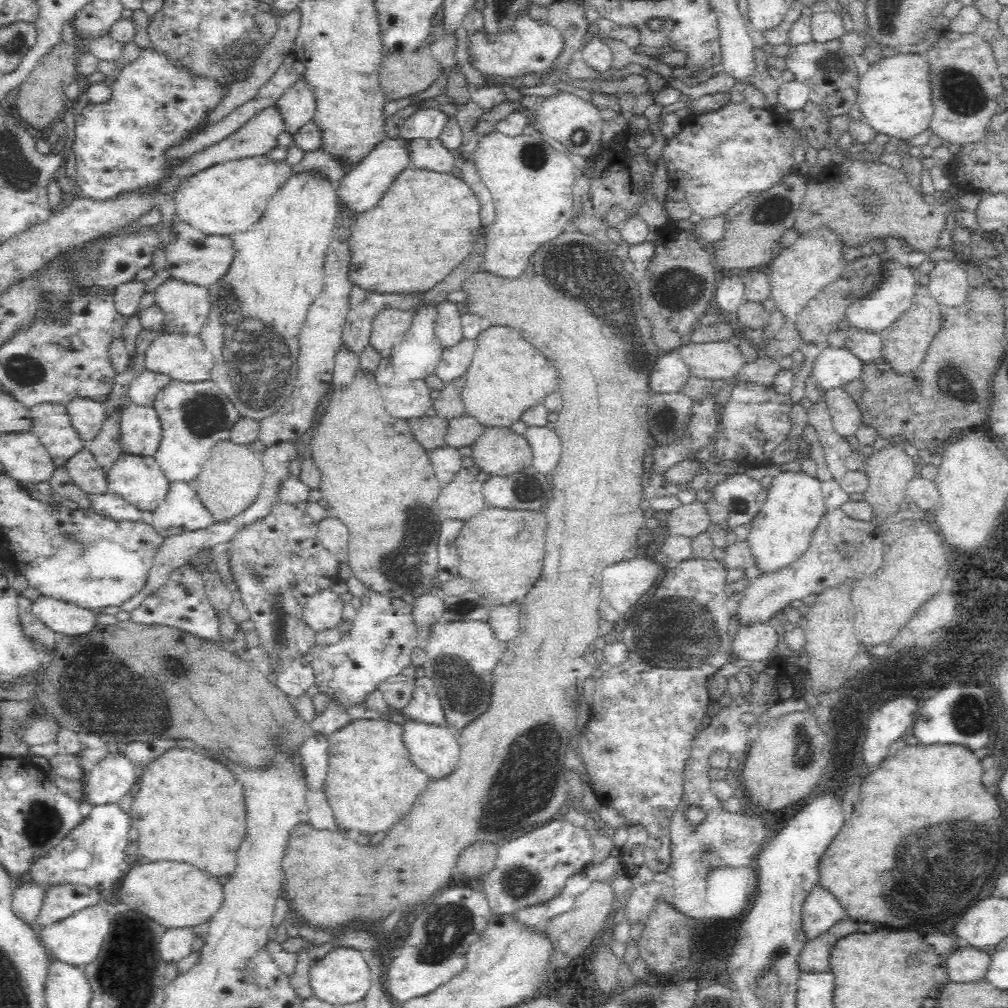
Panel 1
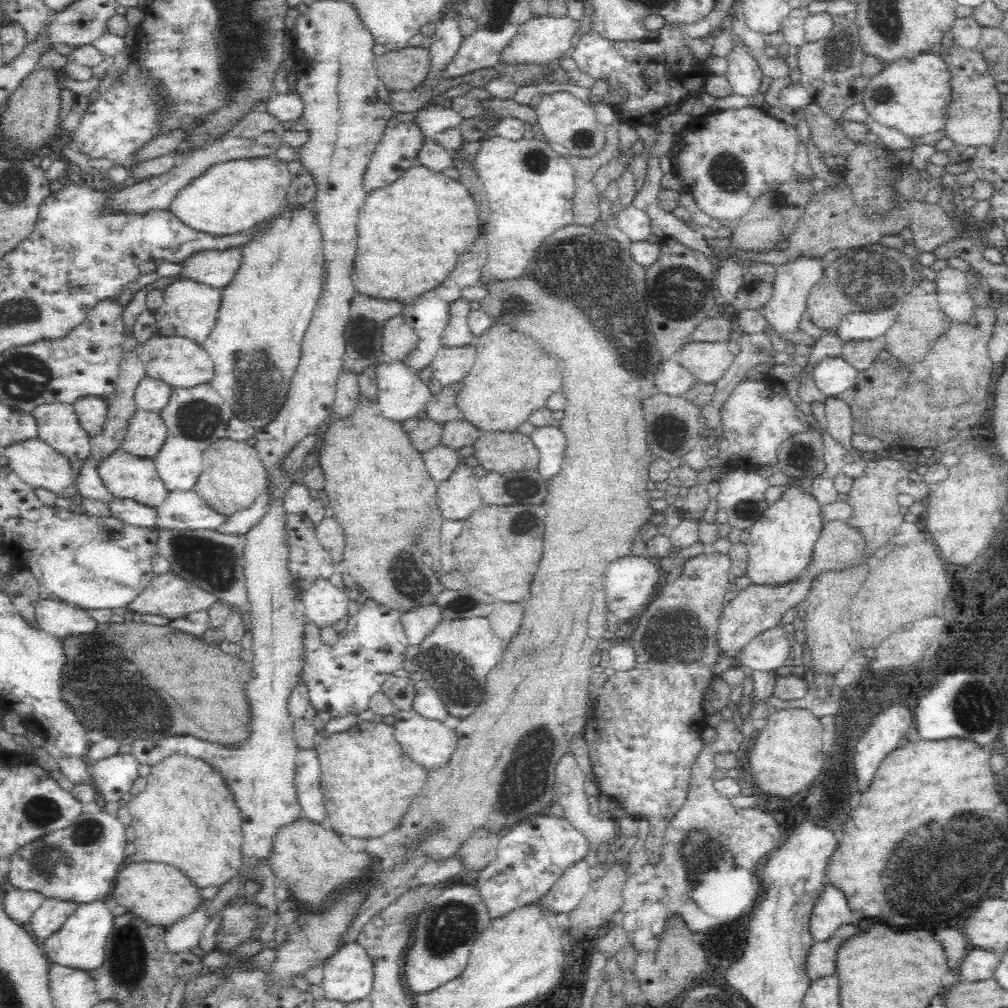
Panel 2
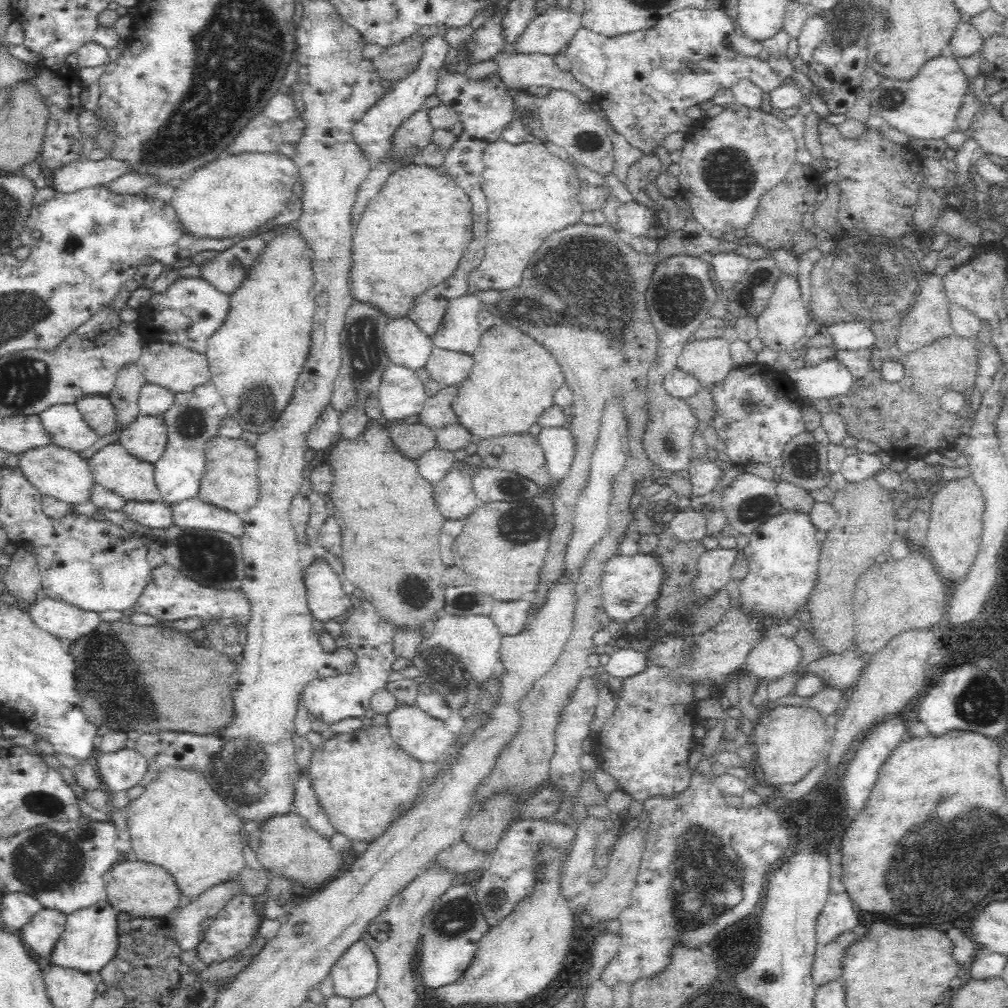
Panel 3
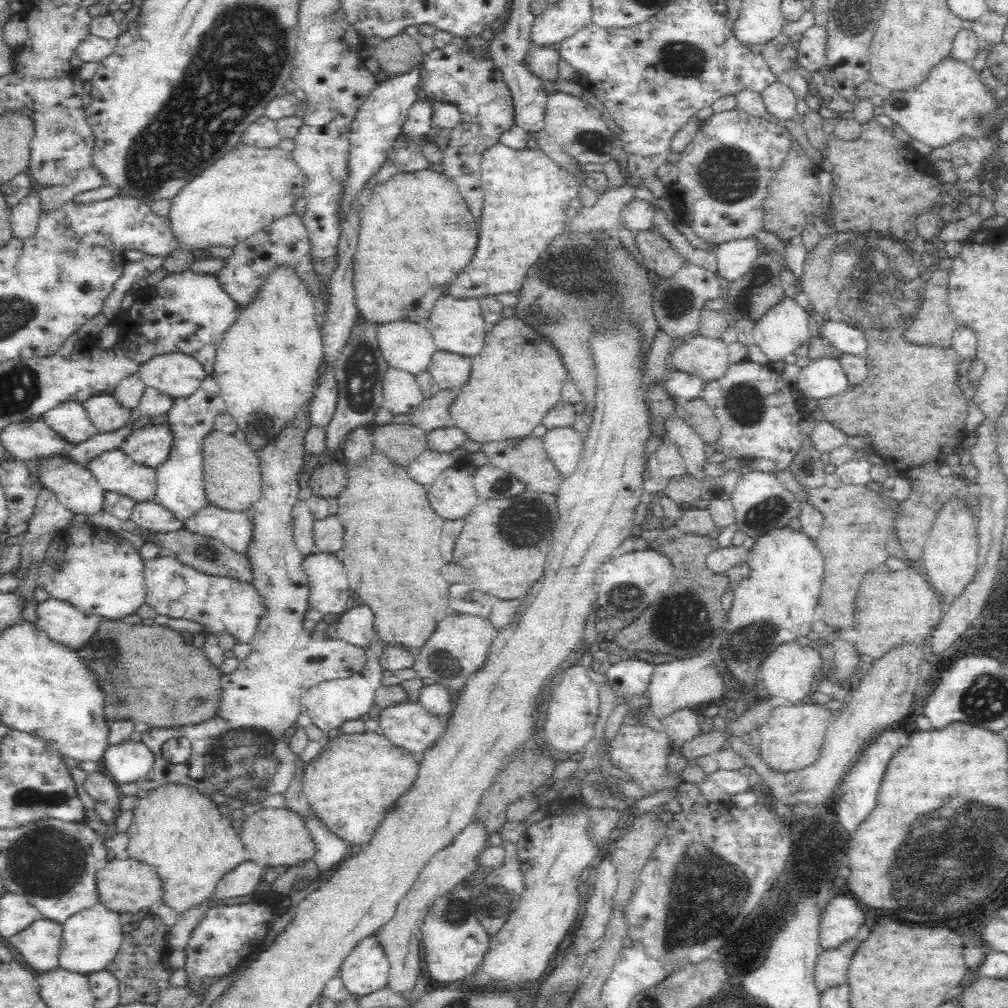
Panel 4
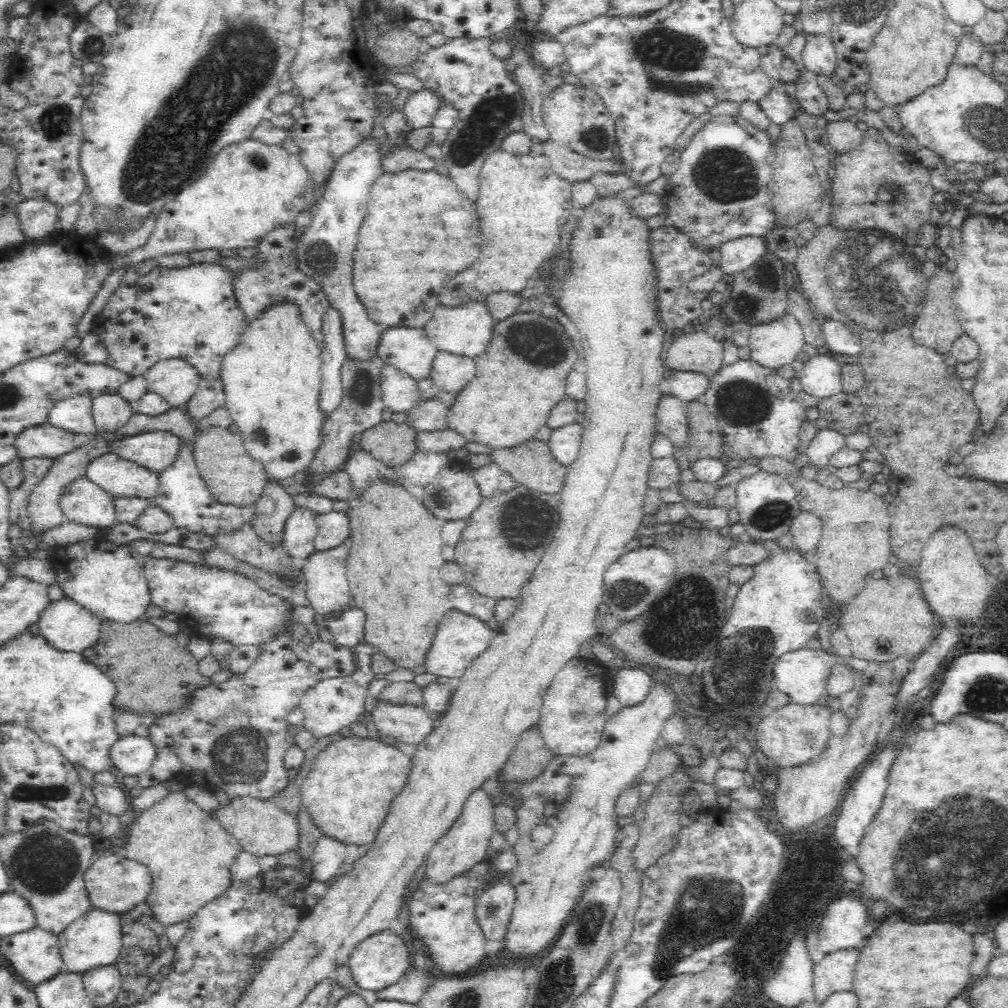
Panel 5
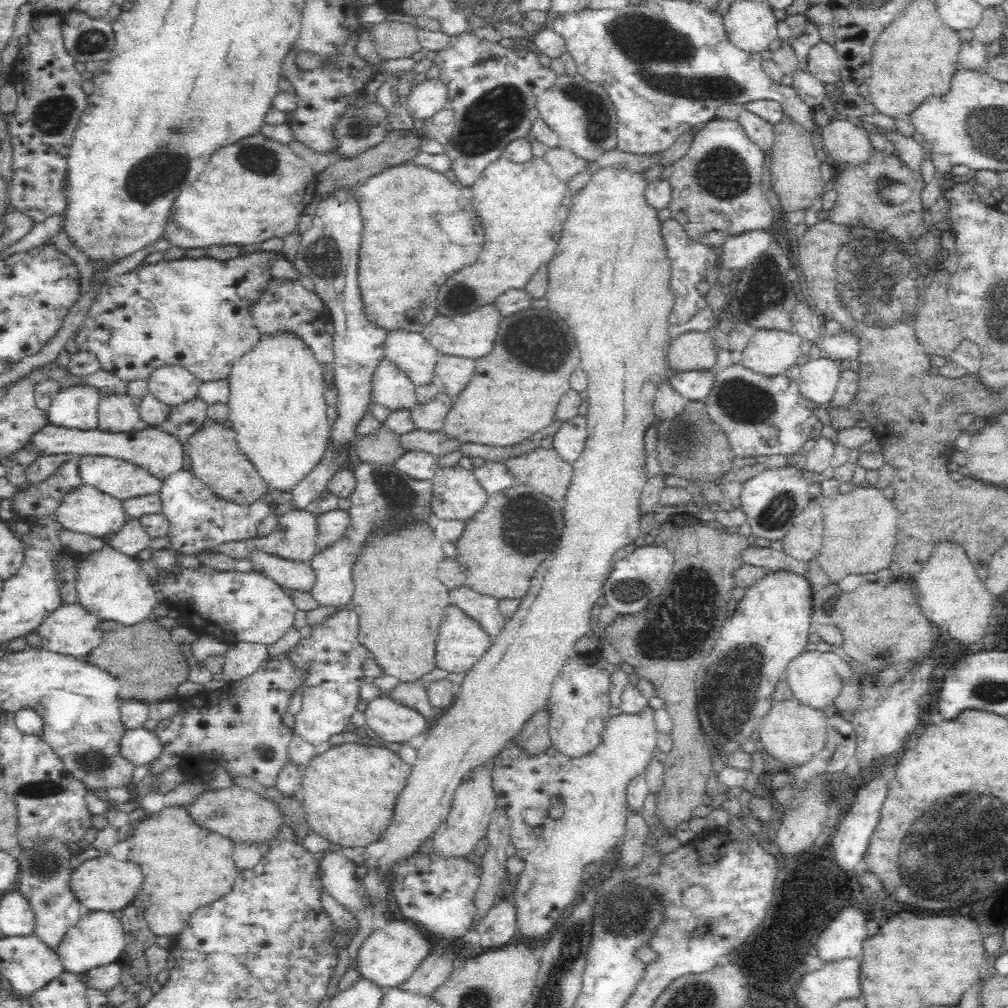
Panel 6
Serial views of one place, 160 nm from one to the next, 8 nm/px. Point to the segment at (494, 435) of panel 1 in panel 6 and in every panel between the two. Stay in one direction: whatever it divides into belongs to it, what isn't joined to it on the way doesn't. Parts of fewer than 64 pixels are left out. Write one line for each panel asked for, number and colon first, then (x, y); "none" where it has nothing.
2: (496, 451)
3: (521, 453)
4: (526, 458)
5: (530, 463)
6: (541, 468)

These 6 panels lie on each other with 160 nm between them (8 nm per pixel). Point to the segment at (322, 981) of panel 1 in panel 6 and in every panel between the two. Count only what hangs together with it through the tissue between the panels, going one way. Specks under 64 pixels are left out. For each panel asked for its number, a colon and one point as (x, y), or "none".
2: (348, 974)
3: (354, 975)
4: (364, 970)
5: (381, 959)
6: (388, 957)

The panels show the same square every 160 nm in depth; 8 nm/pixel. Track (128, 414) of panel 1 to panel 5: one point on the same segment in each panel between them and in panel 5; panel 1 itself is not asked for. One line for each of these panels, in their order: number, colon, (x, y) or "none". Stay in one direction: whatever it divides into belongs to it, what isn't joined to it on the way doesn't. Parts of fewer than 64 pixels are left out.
2: (145, 434)
3: (145, 437)
4: (149, 444)
5: (157, 449)

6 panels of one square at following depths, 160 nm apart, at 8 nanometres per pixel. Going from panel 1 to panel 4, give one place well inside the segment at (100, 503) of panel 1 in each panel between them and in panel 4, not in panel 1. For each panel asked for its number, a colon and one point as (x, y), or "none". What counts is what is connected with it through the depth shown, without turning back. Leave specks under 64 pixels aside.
2: (133, 513)
3: (154, 515)
4: (149, 515)

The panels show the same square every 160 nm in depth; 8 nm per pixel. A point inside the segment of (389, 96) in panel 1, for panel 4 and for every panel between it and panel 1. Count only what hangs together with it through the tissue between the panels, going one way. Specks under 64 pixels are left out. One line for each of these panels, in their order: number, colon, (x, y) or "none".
2: (400, 70)
3: (395, 63)
4: (398, 54)

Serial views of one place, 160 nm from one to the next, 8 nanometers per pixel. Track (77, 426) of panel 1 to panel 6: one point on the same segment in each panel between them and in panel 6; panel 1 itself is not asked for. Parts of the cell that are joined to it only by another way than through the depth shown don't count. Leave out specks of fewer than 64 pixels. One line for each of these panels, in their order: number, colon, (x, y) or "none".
2: (91, 411)
3: (98, 412)
4: (106, 414)
5: (110, 411)
6: (116, 413)

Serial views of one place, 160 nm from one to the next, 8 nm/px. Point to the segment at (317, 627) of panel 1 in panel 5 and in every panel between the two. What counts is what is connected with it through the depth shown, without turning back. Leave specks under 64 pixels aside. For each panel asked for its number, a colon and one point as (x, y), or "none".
2: (325, 604)
3: (326, 599)
4: (329, 589)
5: (327, 587)

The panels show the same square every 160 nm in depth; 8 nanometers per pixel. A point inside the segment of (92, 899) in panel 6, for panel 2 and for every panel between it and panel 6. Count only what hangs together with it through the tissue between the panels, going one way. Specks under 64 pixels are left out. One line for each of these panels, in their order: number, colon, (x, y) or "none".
2: (162, 894)
3: (146, 891)
4: (128, 886)
5: (114, 883)

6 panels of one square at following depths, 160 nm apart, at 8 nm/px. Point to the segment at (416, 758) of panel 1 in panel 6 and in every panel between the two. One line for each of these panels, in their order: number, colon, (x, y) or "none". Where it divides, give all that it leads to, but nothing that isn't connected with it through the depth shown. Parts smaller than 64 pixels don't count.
2: (430, 743)
3: (427, 739)
4: (408, 724)
5: (409, 724)
6: (390, 720)

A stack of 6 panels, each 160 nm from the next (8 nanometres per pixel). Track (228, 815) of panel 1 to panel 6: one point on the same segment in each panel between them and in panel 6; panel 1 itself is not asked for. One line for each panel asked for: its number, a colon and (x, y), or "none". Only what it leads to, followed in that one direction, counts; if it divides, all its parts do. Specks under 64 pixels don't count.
2: (187, 816)
3: (180, 822)
4: (176, 828)
5: (189, 853)
6: (185, 865)

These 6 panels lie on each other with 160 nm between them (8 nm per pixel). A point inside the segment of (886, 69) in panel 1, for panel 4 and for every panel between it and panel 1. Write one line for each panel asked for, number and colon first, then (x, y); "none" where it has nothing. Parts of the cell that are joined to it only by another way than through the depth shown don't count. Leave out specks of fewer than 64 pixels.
2: (909, 95)
3: (925, 106)
4: (952, 102)

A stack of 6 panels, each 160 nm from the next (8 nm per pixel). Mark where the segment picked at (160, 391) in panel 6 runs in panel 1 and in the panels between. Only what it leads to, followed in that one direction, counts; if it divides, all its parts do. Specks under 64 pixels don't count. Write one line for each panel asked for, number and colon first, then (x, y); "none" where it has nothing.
1: (181, 356)
2: (179, 361)
3: (171, 365)
4: (177, 374)
5: (175, 379)

